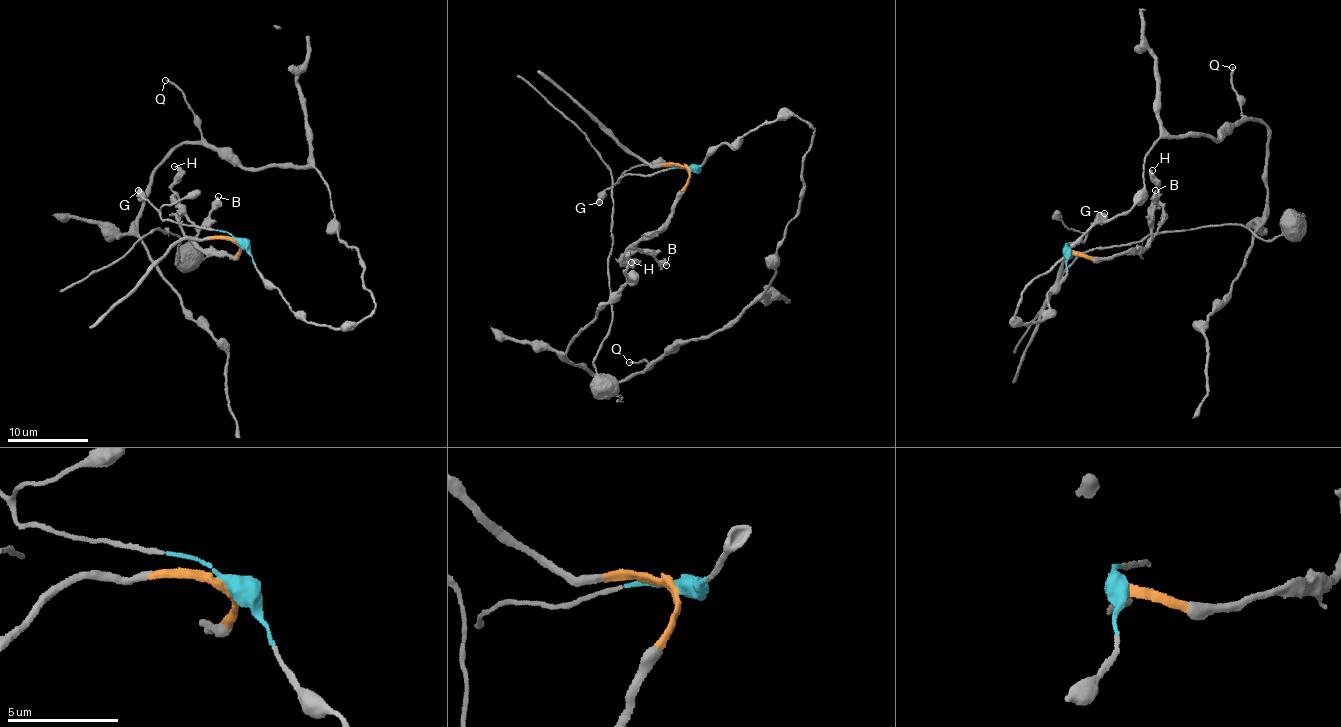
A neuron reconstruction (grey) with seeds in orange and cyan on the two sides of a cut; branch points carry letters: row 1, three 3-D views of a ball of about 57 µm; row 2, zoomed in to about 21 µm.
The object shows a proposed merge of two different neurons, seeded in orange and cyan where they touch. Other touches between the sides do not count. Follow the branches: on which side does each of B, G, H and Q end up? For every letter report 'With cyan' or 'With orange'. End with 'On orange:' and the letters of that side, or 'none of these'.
B: With orange
G: With cyan
H: With orange
Q: With cyan
On orange: B, H

